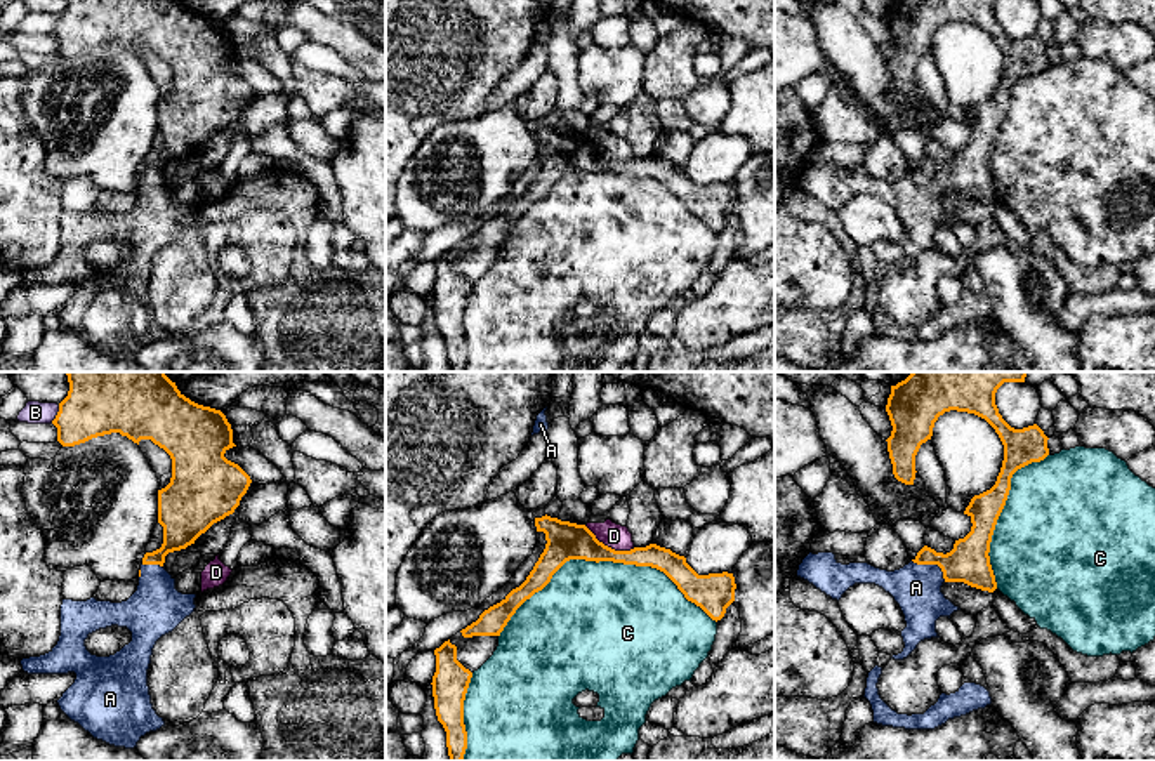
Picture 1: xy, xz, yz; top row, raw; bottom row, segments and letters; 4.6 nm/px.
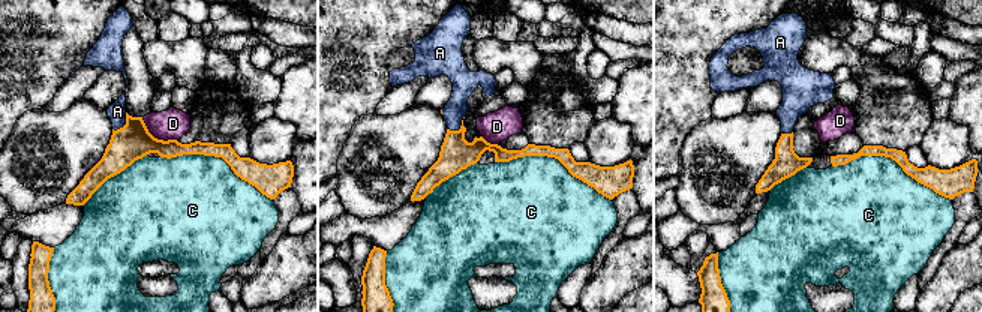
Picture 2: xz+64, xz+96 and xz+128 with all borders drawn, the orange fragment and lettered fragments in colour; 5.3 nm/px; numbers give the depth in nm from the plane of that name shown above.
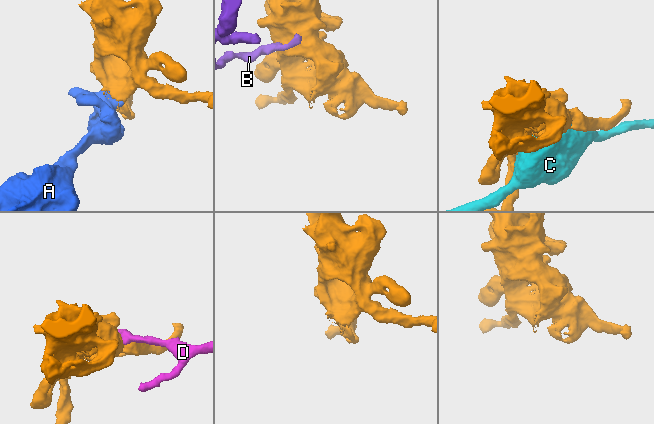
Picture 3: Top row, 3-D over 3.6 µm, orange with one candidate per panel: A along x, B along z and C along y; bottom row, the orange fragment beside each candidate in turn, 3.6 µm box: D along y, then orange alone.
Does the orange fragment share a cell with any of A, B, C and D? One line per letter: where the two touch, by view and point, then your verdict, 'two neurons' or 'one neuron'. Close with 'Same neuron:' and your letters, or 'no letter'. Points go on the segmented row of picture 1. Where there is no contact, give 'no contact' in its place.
A: meets orange in yz at (933, 563); one neuron
B: meets orange in xy at (58, 414); two neurons
C: meets orange in xz at (603, 560); two neurons
D: meets orange in xz at (610, 548); two neurons
Same neuron: A

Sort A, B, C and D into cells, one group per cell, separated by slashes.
A / B / C / D

